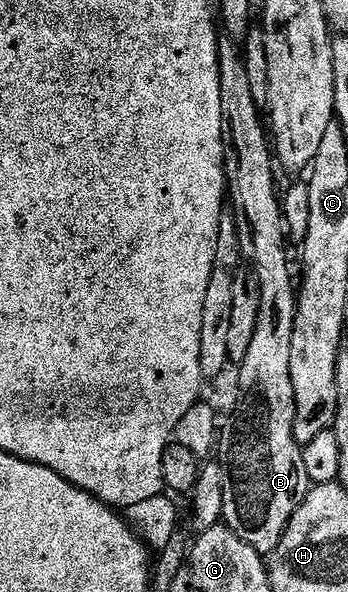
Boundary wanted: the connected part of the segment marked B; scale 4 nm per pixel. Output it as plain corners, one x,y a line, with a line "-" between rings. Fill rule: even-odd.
223,40
219,43
219,75
221,76
221,110
223,112
223,128
225,131
225,169
227,171
227,180
229,183
229,200
235,204
235,211
233,217
238,226
239,232
239,249
245,255
250,265
255,271
257,280
261,280
261,312
257,316
257,332
253,332
253,344
249,344
249,352
245,356
245,360
238,367
239,372
239,386
240,386
240,400
239,409
237,413
237,421
239,420
239,431
231,438
231,447
227,450
227,462
225,461
226,478
224,480
224,510
222,521
233,532
237,532
237,536
241,536
241,540
245,540
245,544
249,544
254,548
258,554
270,556
277,548
277,544
281,540
281,536
285,532
285,528
289,524
289,520
293,516
293,512
297,512
297,508
305,500
305,496
309,493
312,483
309,480
309,472
305,472
305,456
303,455
303,446
295,438
295,397
293,396
293,376
289,372
289,356
291,355
291,345
293,344
293,332
295,331
295,311
297,309
297,278
291,275
291,262
287,259
287,238
289,242
289,231
287,228
287,220
283,216
283,204
281,201
280,187
275,187
275,170
277,171
277,162
273,157
273,146
269,141
269,130
265,125
265,118
261,115
261,107
253,100
253,88
249,88
249,72
245,72
245,64
243,63
243,54
240,47
230,40

